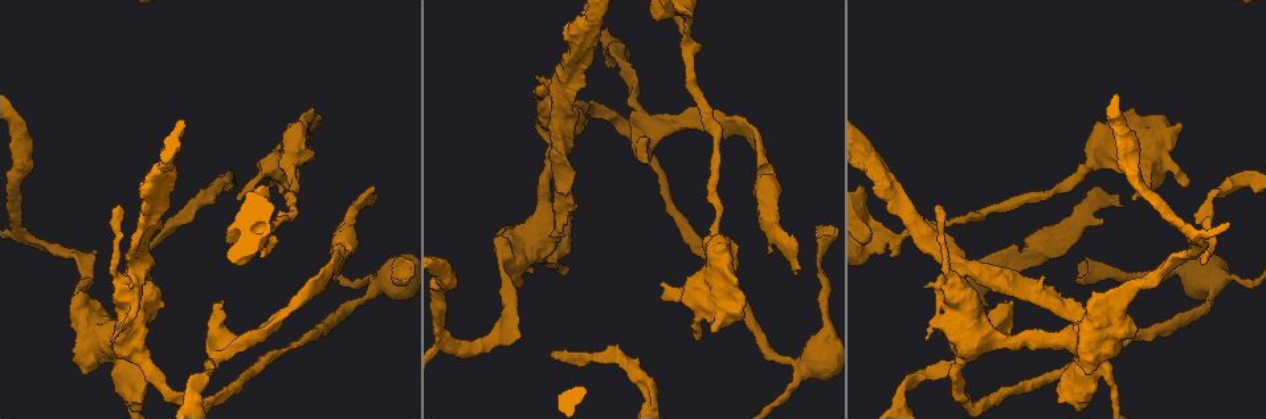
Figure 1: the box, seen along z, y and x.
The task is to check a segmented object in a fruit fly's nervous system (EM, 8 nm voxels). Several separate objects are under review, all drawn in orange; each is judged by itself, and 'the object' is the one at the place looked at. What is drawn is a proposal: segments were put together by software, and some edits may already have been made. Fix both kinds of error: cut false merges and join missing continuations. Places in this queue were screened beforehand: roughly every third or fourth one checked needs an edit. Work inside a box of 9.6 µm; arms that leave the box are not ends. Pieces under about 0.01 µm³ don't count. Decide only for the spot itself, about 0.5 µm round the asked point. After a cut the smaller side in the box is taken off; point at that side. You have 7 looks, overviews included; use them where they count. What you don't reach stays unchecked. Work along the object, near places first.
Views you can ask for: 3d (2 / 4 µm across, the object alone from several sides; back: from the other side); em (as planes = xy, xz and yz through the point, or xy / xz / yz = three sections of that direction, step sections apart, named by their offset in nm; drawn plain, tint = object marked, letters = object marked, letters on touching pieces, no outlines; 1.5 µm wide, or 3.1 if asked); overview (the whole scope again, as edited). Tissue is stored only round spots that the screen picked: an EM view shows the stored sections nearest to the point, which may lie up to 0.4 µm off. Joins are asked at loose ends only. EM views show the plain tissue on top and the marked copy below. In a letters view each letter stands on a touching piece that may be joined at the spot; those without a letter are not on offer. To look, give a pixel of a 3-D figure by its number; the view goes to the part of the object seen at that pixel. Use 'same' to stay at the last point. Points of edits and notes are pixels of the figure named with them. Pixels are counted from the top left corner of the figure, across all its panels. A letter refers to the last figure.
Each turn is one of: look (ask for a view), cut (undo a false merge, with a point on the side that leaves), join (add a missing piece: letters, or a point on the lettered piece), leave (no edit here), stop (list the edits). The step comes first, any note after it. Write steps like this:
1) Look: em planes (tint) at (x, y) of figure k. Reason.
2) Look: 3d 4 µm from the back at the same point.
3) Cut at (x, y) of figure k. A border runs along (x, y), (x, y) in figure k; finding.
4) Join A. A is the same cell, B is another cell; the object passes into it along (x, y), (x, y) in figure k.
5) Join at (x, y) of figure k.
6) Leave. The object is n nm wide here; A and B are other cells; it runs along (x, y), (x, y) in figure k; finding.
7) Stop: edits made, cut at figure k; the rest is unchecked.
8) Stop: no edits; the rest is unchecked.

Look: em xz step 8 (tint) at (613, 345) of figure 1.

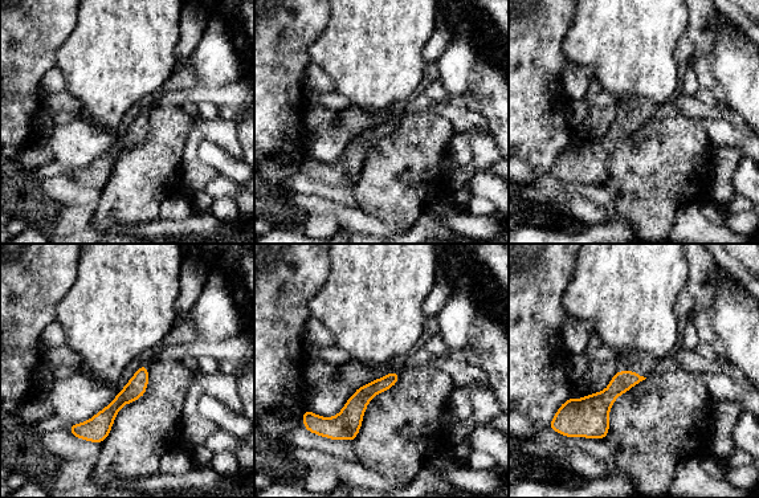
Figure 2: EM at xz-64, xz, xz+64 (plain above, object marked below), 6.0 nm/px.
Look: em planes (letters) at the same point.

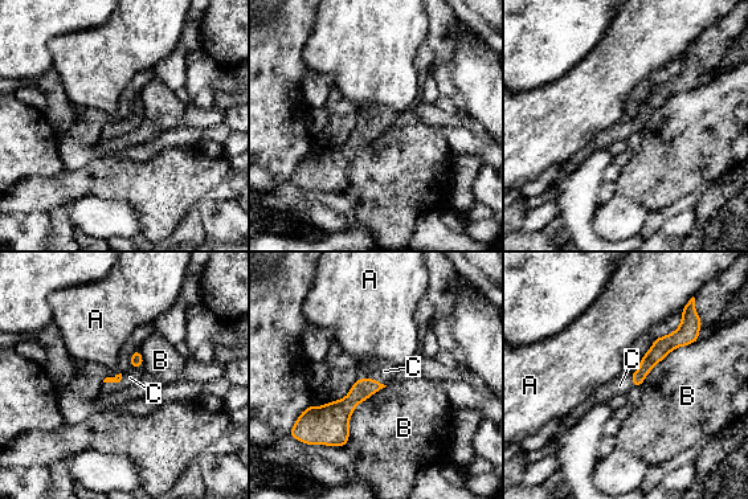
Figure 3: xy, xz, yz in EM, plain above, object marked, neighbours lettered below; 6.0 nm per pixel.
Join C. C is the same cell, A and B are other cells; the object passes into it along (363, 388), (372, 379), (384, 371) in figure 3; the neuron continues.

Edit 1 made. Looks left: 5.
Look: overview.

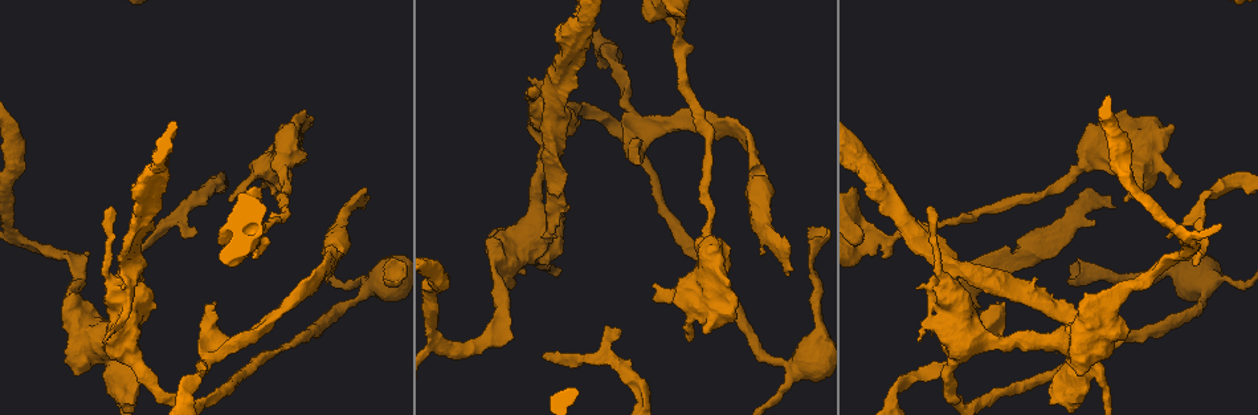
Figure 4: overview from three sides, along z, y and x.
Look: em planes (letters) at (1001, 303) of figure 4. An open end.

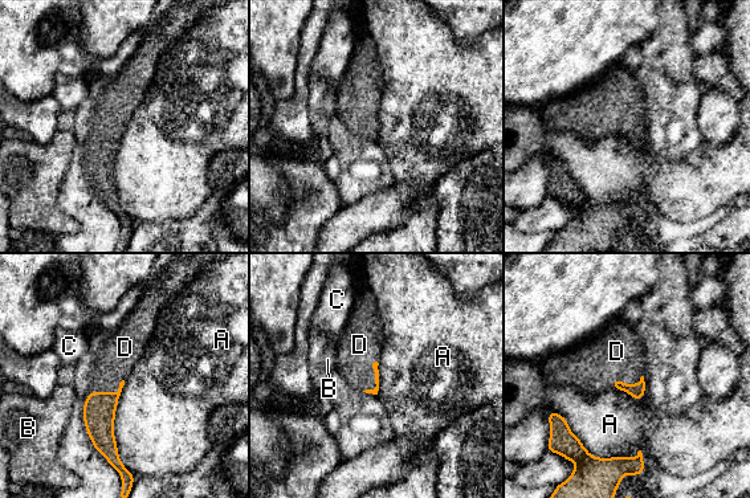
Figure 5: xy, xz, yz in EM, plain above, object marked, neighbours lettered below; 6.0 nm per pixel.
Join D. D is the same cell, A, B and C are other cells; the object passes into it along (636, 391), (624, 383), (616, 351) in figure 5; the neuron continues.

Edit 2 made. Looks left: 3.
Stop: edits made, join at figure 3, join at figure 5; the rest is unchecked.

